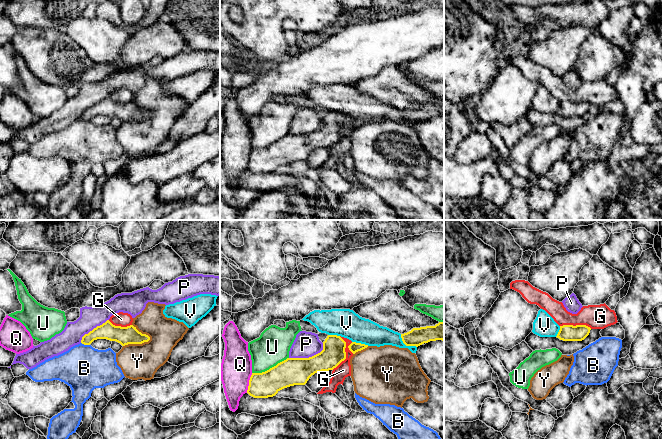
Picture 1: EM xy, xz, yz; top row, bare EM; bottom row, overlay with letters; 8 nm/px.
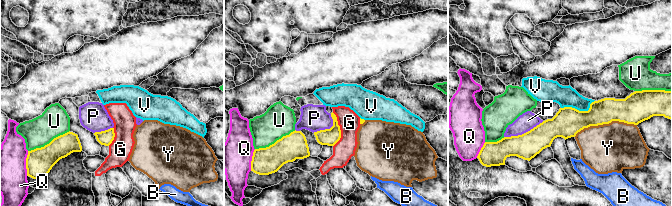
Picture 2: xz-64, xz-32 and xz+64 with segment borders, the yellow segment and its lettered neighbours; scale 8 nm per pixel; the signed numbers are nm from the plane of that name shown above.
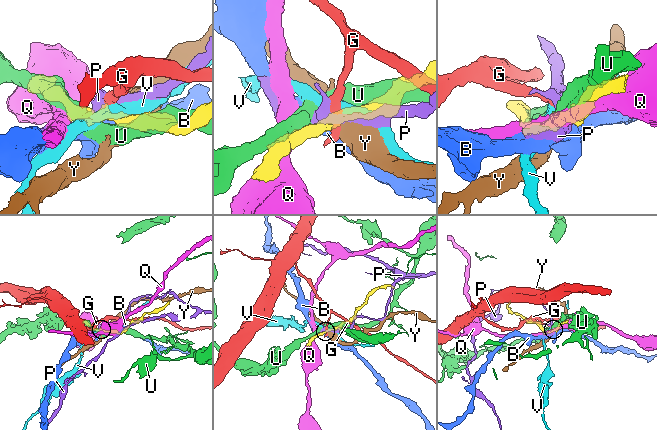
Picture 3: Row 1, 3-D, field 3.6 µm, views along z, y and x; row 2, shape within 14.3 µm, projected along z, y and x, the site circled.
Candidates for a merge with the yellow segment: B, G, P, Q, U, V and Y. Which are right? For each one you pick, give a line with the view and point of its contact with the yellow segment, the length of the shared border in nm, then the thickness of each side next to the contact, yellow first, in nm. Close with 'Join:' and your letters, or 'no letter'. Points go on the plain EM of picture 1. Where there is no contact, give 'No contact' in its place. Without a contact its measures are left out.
Join: no letter

